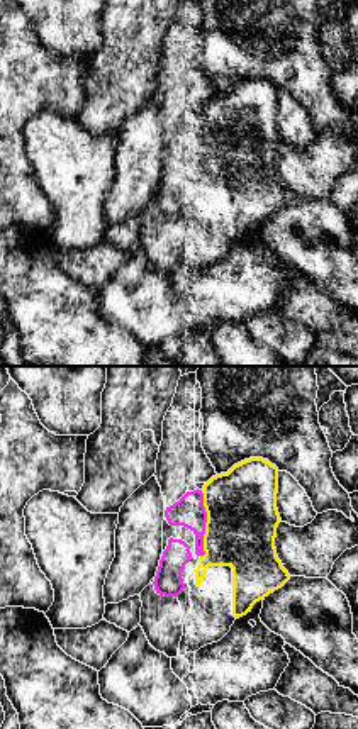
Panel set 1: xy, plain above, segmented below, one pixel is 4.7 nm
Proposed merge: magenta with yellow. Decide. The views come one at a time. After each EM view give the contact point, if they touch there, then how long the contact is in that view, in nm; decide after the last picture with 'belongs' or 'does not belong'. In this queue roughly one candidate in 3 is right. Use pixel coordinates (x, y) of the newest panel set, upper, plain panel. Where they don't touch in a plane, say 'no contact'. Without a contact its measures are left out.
contact (204, 144); length 320 nm

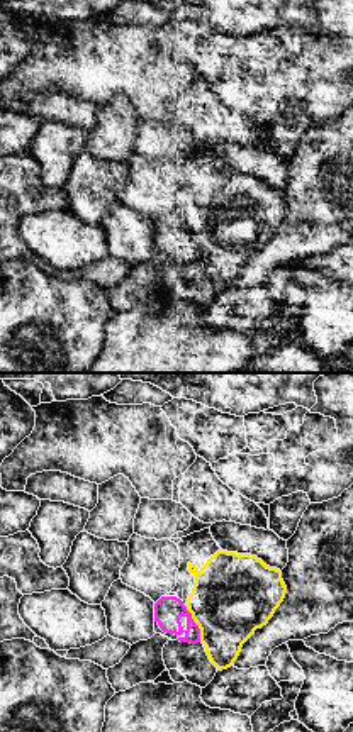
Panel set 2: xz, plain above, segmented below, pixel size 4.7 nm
contact (197, 246); length 170 nm

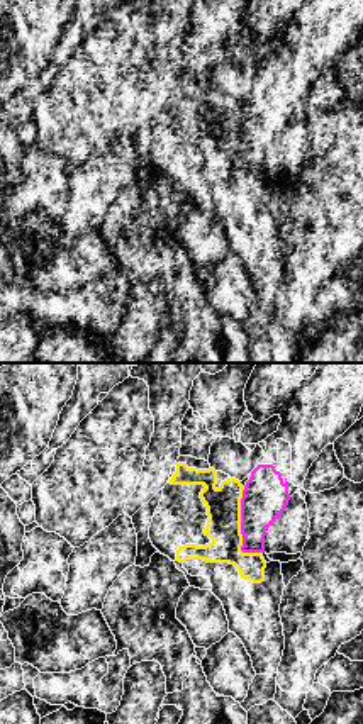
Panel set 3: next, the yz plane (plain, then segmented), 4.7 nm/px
contact (241, 148); length 340 nm

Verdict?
does not belong

